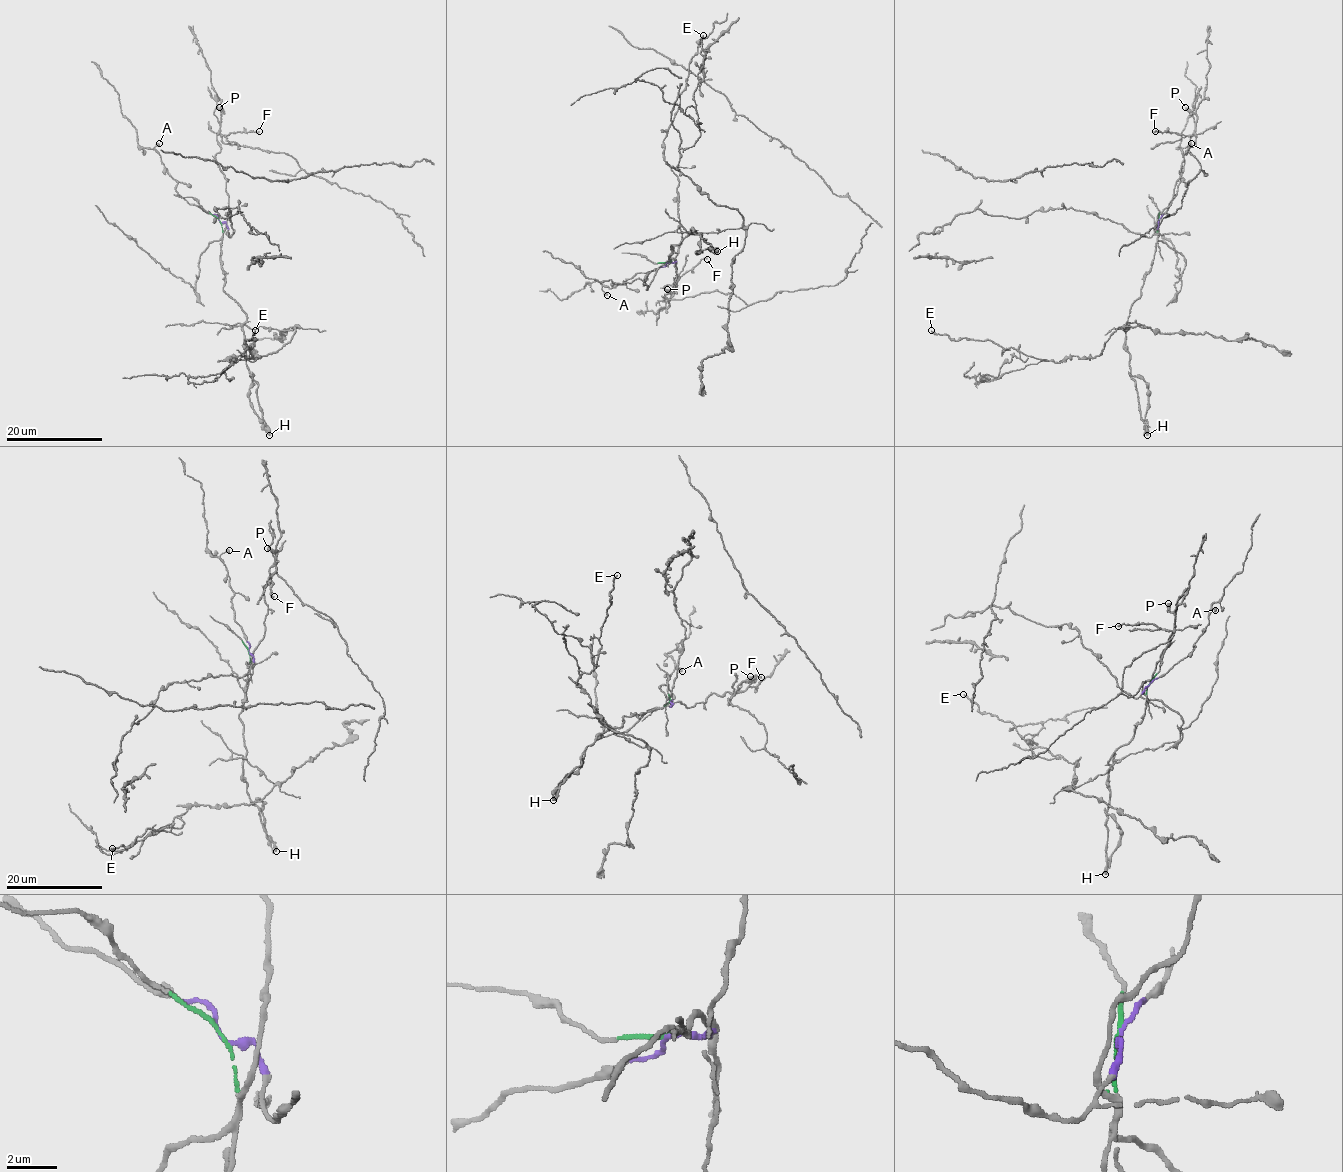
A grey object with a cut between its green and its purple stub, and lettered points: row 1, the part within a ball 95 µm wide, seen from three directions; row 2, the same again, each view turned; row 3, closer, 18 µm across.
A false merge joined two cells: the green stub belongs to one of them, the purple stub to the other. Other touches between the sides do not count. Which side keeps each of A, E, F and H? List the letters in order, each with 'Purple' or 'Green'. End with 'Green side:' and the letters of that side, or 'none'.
A: Purple
E: Green
F: Green
H: Green
Green side: E, F, H

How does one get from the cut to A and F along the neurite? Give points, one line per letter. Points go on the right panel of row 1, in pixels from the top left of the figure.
A: (1158, 220), (1178, 190), (1184, 169), (1181, 149), (1191, 143)
F: (1158, 220), (1156, 231), (1156, 217), (1172, 201), (1190, 137), (1195, 134), (1155, 131)

